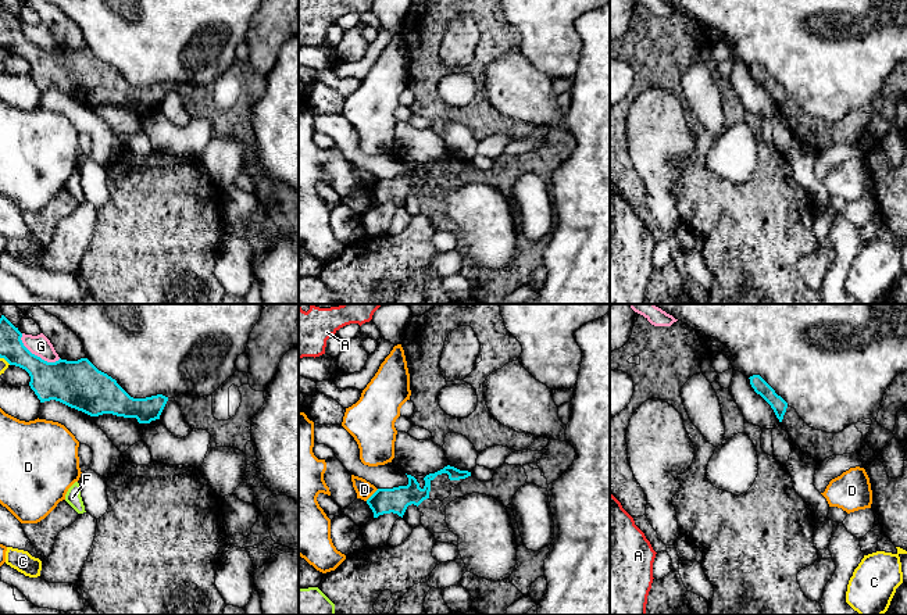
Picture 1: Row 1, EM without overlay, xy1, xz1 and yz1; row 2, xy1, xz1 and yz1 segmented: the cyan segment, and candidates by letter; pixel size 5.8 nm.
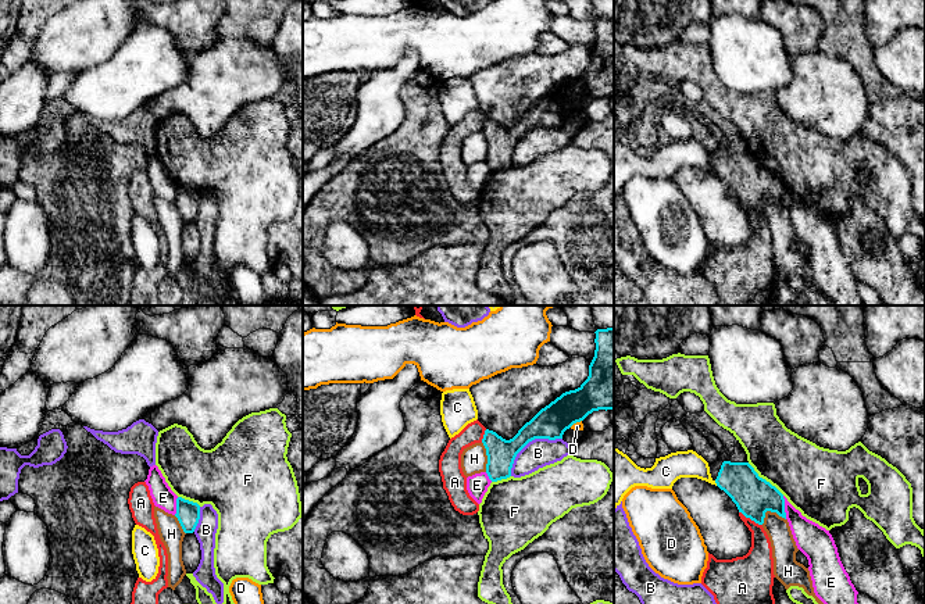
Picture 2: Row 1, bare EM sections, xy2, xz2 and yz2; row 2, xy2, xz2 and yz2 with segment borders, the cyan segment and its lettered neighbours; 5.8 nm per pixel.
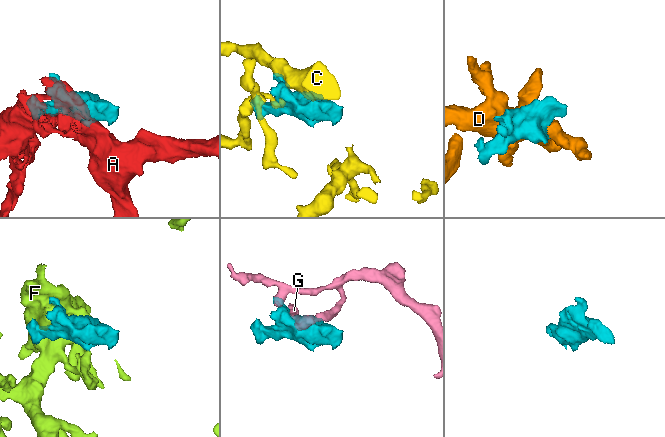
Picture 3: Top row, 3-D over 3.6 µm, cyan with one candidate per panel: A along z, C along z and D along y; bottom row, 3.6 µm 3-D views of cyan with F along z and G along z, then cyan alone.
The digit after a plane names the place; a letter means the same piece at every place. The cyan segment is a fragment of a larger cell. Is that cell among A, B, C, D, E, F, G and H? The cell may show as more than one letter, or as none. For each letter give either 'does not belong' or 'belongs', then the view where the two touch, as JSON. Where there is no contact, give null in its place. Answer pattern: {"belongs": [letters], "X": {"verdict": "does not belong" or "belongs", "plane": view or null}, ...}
{"belongs": [], "A": {"verdict": "does not belong", "plane": "yz2"}, "B": {"verdict": "does not belong", "plane": "xz2"}, "C": {"verdict": "does not belong", "plane": "yz2"}, "D": {"verdict": "does not belong", "plane": "xz1"}, "E": {"verdict": "does not belong", "plane": "yz2"}, "F": {"verdict": "does not belong", "plane": "yz2"}, "G": {"verdict": "does not belong", "plane": "xy1"}, "H": {"verdict": "does not belong", "plane": "yz2"}}

